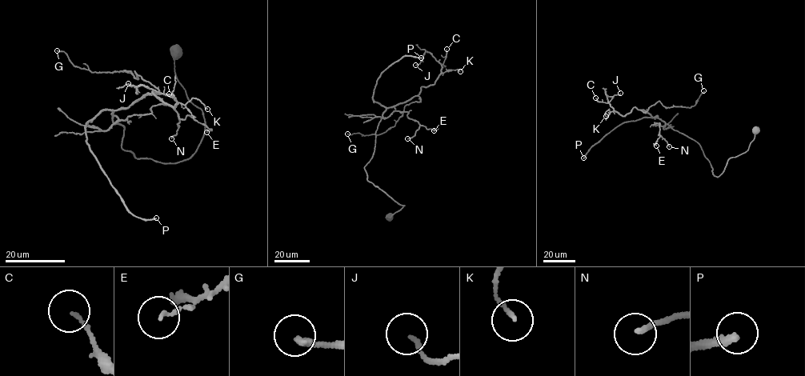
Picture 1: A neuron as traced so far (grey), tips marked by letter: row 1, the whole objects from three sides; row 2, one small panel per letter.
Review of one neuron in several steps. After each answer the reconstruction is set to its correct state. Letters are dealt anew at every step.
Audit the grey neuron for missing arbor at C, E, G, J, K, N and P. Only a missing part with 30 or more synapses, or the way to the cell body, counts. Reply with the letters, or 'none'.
P

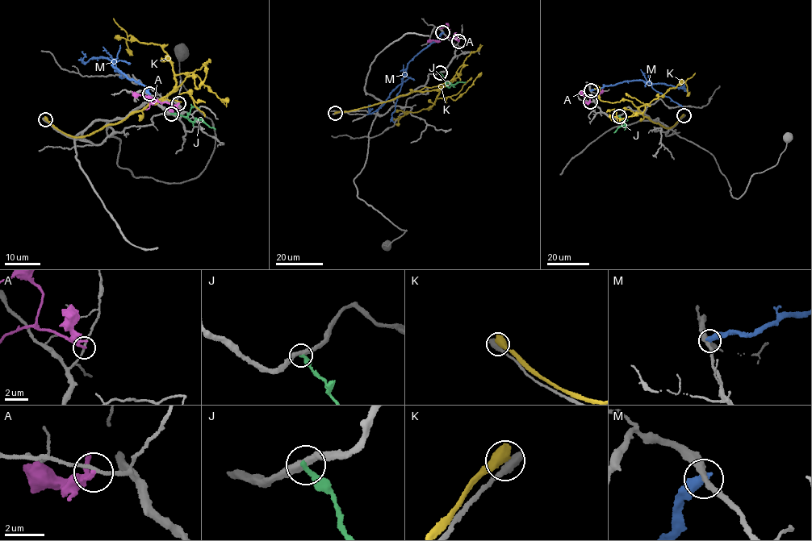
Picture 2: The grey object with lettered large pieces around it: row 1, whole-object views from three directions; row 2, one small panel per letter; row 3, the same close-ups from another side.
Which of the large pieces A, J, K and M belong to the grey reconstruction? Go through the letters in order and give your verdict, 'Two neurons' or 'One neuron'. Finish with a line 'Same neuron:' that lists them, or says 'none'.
A: Two neurons
J: Two neurons
K: Two neurons
M: Two neurons
Same neuron: none

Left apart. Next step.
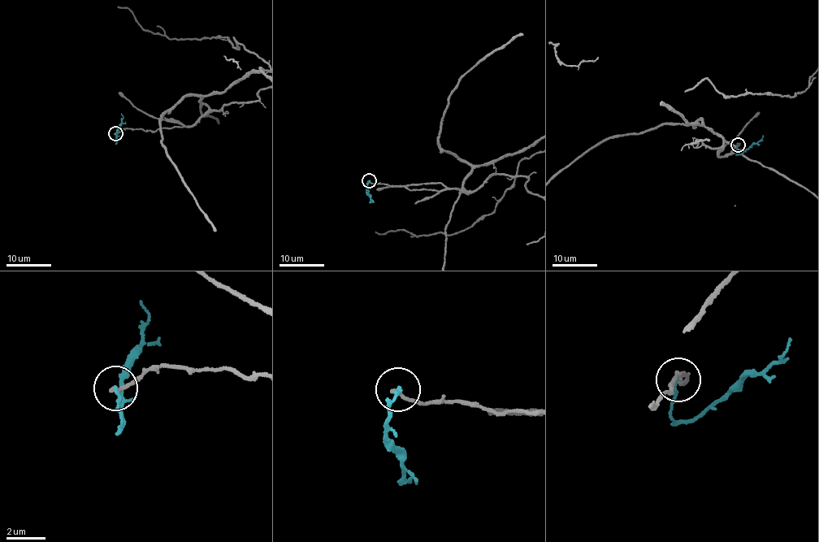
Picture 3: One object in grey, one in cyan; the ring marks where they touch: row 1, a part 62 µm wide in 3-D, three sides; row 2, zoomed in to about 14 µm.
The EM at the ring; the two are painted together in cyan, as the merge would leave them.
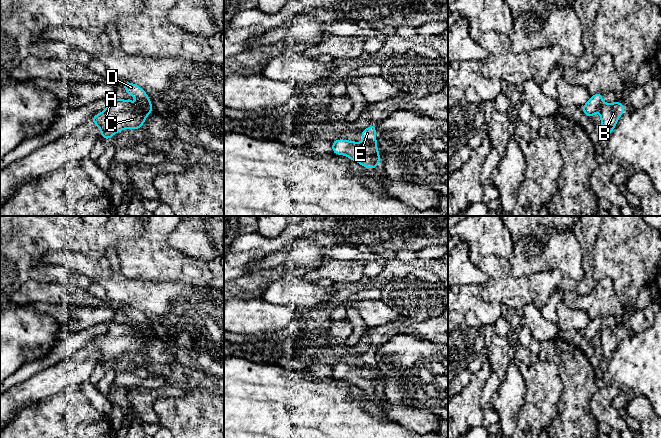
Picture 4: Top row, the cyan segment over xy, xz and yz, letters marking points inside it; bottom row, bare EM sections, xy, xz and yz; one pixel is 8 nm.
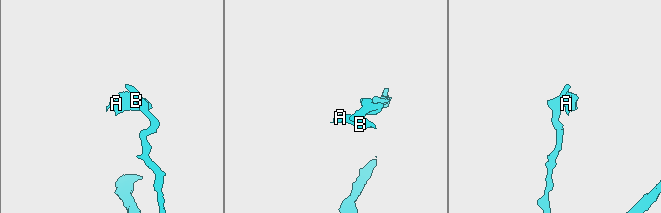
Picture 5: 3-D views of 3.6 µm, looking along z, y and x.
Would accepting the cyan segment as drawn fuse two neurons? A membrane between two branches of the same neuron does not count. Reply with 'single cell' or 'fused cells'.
fused cells

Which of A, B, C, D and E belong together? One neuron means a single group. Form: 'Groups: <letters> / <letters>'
Groups: A B C / D E

